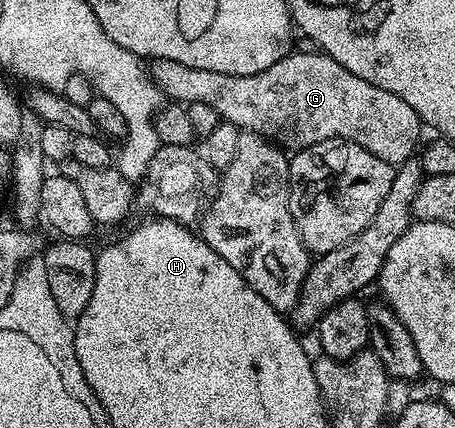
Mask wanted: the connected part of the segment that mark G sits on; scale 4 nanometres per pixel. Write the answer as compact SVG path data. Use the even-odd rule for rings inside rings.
M290 52L288 57L279 59L279 63L267 67L267 71L259 71L255 75L223 75L219 71L183 67L181 63L153 61L151 76L170 102L184 103L186 106L191 103L207 103L214 108L221 121L231 123L236 129L247 133L258 133L285 151L306 149L315 143L338 137L371 151L371 155L379 155L379 159L394 167L402 165L404 161L414 160L419 149L417 140L421 137L423 123L419 115L411 111L408 103L403 103L399 95L391 95L391 91L383 91L383 87L375 87L375 83L367 83L367 79L359 79L359 75L351 75L347 67L335 63L335 59L326 53L297 52Z

